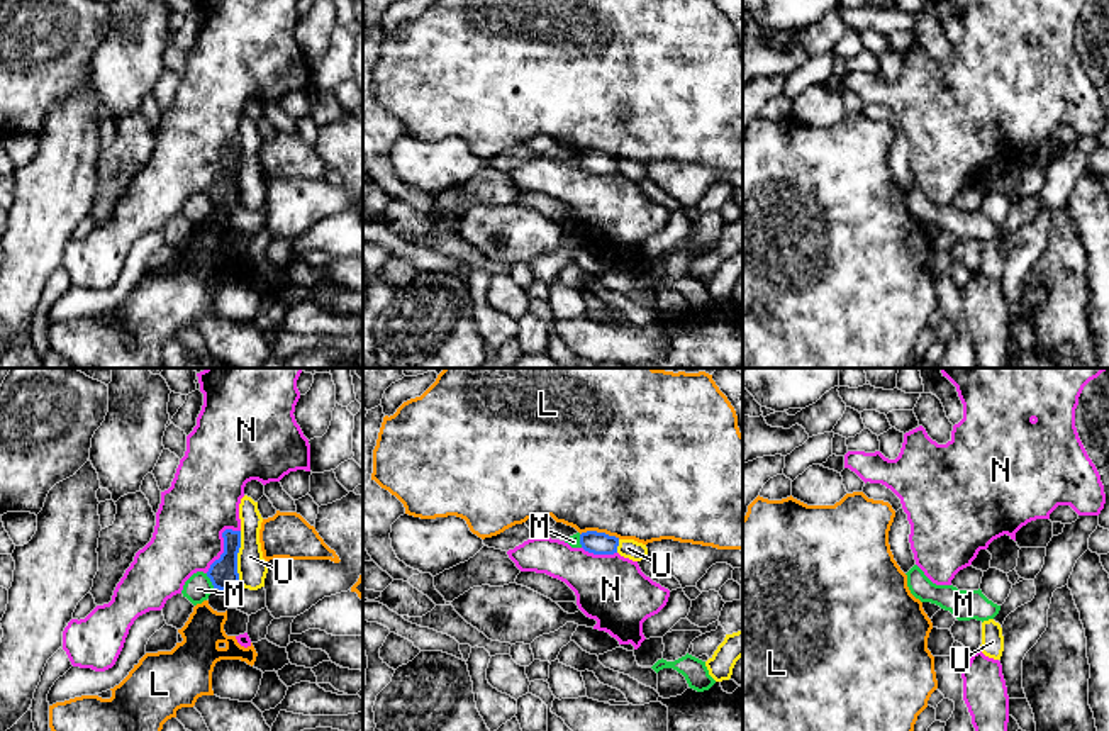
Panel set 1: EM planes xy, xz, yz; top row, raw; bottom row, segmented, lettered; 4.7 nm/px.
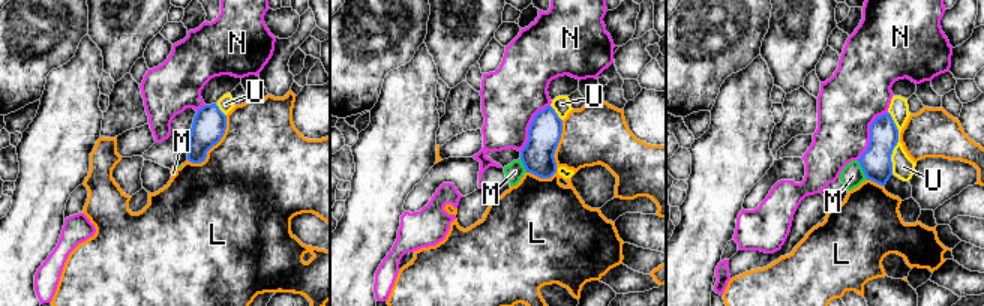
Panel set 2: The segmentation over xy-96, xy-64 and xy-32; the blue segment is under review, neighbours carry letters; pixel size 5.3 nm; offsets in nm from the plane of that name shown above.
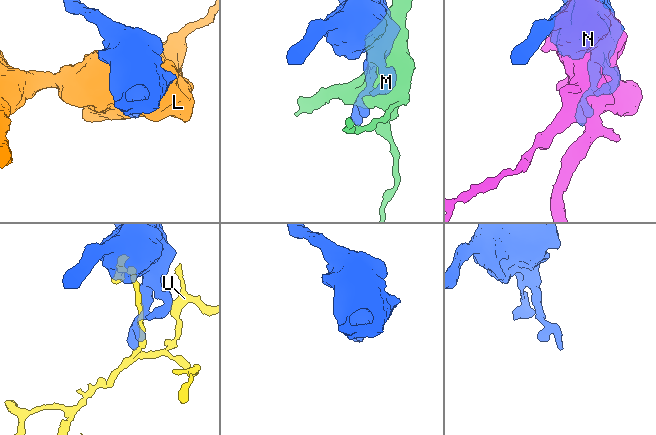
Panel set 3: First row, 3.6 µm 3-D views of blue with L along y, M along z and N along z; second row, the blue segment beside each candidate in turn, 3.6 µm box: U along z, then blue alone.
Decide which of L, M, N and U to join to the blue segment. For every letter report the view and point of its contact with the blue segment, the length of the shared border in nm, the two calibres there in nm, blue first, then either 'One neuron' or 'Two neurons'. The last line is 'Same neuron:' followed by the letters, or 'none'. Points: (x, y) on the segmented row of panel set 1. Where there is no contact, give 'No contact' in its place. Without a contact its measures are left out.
L: Touches blue at xz (601, 533). Shared border 190 nm. Thickness 110 nm (blue) against 480 nm. Two neurons
M: Touches blue at xy (211, 580). Shared border 80 nm. Thickness 140 nm (blue) against 130 nm. Two neurons
N: Touches blue at xy (224, 545). Shared border 260 nm. Thickness 140 nm (blue) against 340 nm. Two neurons
U: Touches blue at xy (236, 558). Shared border 260 nm. Thickness 140 nm (blue) against 140 nm. Two neurons
Same neuron: none

